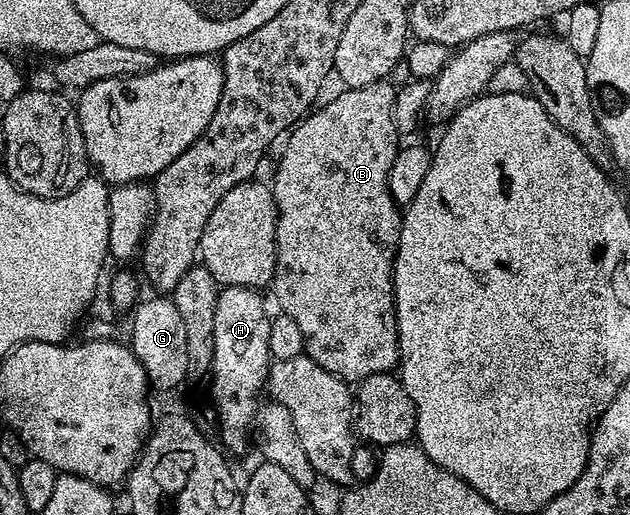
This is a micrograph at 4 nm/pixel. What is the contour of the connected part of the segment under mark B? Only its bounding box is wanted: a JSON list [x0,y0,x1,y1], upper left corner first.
[271,81,403,385]

